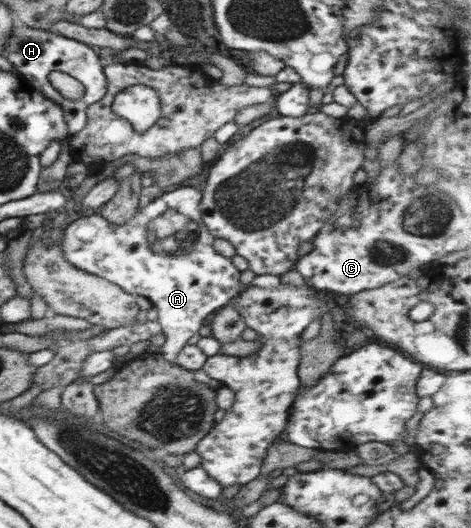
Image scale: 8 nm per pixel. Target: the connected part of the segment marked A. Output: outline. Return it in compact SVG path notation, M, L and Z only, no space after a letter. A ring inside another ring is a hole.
M187 186L152 200L123 226L111 225L99 215L76 216L72 223L66 224L59 232L61 253L73 266L105 278L129 294L144 296L153 303L157 312L156 320L167 338L161 346L160 356L172 364L187 345L187 340L198 334L205 318L233 301L244 289L240 282L240 272L231 258L217 254L213 249L216 238L201 224L201 201L202 191Z

